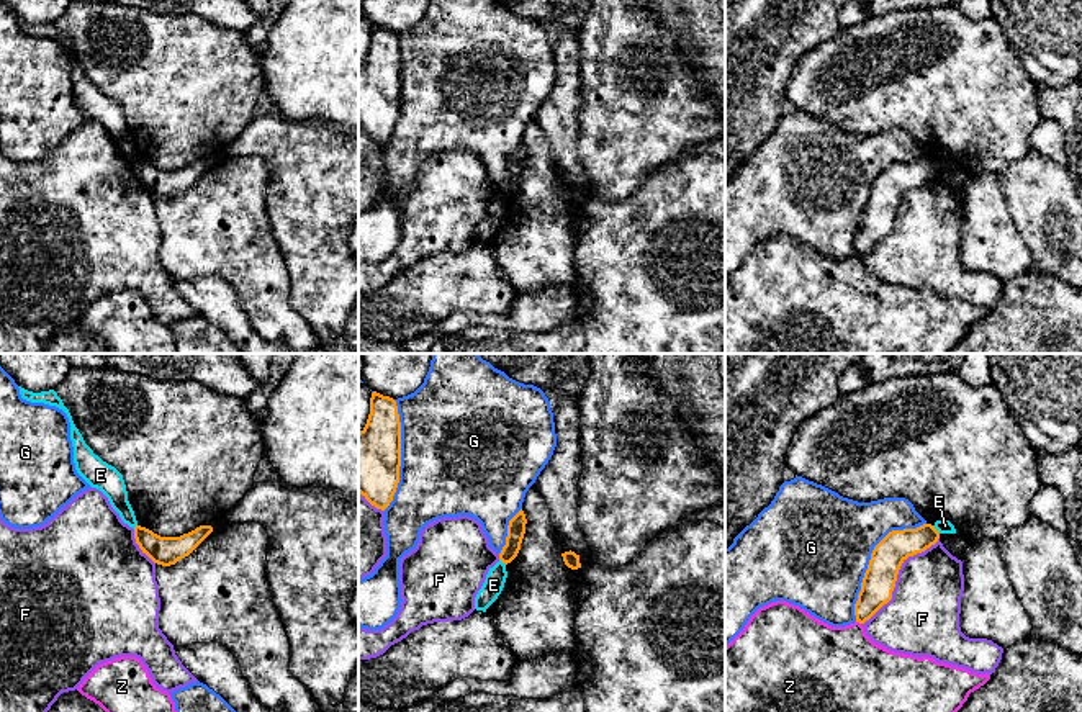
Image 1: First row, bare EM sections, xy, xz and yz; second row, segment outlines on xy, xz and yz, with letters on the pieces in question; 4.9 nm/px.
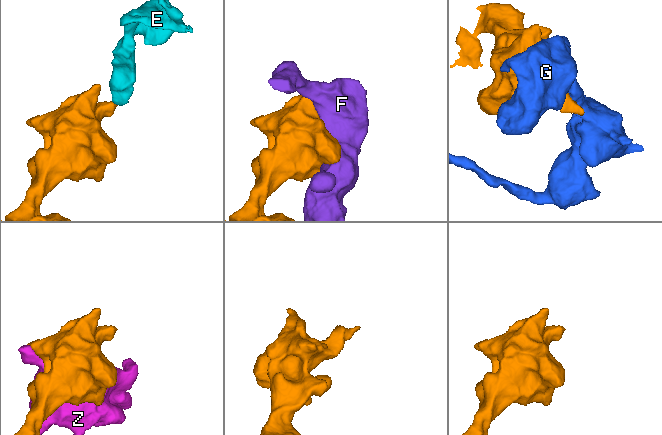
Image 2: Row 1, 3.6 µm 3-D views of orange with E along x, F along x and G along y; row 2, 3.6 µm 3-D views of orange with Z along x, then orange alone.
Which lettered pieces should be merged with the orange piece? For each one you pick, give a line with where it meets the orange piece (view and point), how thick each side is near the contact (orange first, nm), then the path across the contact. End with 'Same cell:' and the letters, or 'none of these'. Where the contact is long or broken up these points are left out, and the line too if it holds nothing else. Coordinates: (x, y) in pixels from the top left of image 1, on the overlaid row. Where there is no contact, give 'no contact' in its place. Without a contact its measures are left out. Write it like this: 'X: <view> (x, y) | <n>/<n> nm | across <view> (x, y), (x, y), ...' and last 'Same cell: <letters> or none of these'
Same cell: none of these

